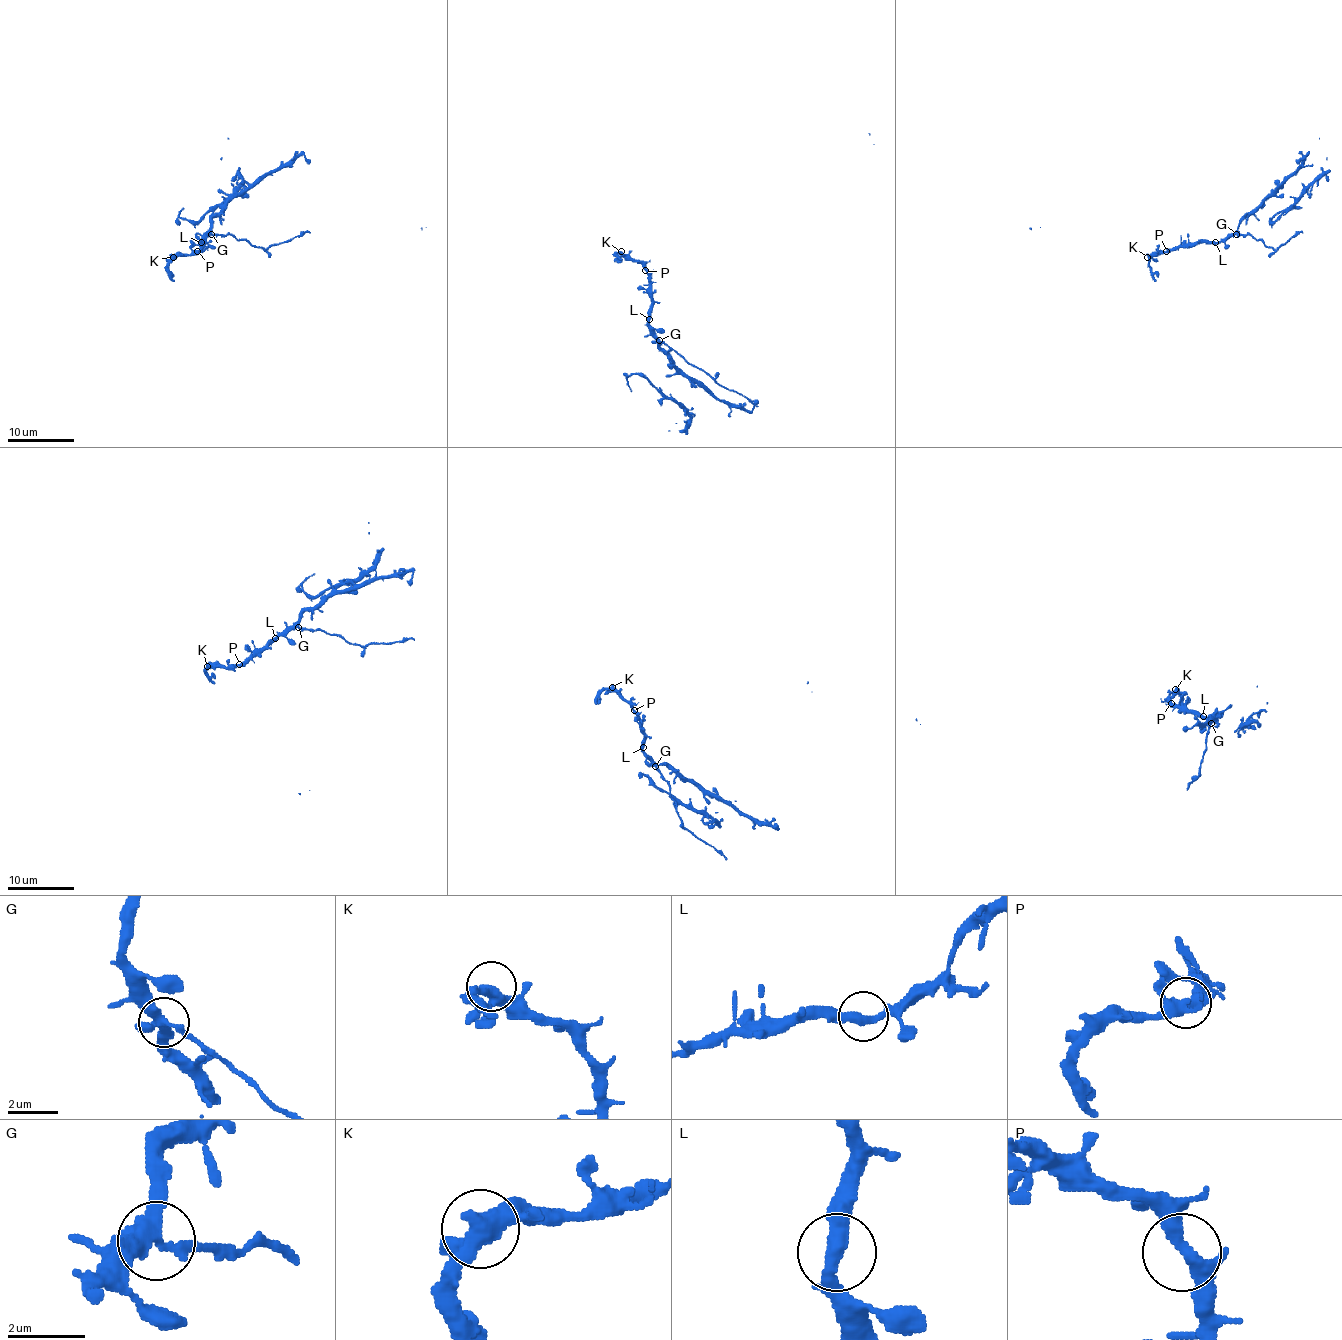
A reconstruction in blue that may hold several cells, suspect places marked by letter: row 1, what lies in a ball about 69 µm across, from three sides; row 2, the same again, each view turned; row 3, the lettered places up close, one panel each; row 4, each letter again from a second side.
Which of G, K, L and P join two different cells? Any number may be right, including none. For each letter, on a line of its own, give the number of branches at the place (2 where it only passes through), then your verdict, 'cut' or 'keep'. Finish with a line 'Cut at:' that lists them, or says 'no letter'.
G: 3 branches meet; cut
K: 3 branches meet; keep
L: 3 branches meet; keep
P: 3 branches meet; keep
Cut at: G

